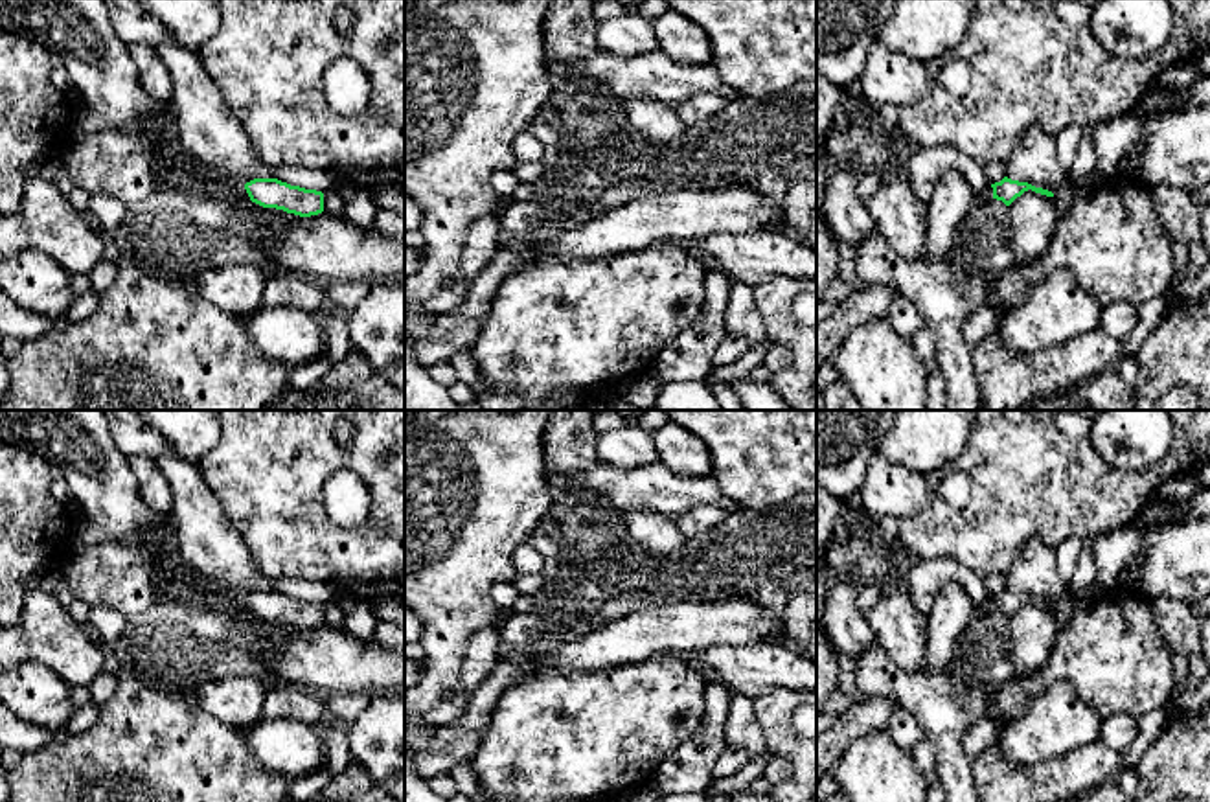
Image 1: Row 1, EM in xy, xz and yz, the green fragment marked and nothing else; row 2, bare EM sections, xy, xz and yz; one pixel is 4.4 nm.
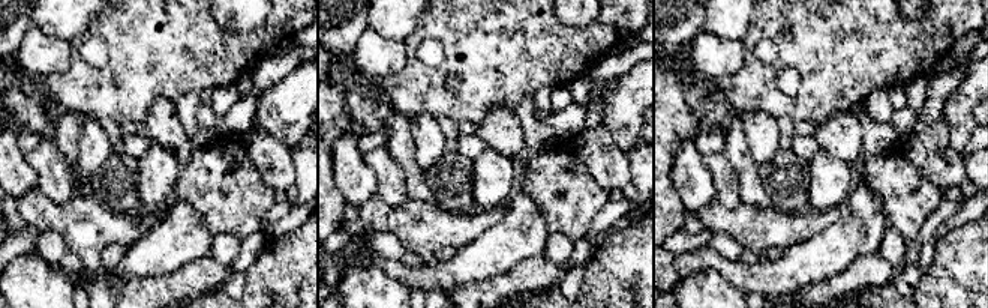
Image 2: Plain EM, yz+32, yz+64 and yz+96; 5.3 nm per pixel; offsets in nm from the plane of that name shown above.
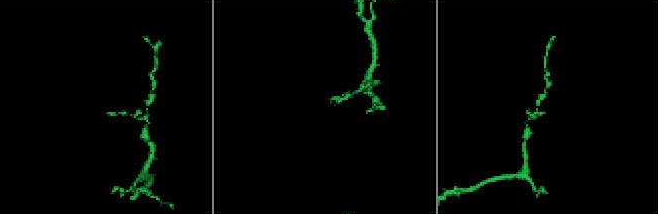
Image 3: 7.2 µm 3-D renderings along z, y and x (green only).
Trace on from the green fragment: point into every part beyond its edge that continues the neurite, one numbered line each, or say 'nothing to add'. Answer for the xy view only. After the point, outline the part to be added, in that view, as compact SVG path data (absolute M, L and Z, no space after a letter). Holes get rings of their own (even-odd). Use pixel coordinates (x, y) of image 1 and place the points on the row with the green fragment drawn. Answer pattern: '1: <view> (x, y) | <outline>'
nothing to add

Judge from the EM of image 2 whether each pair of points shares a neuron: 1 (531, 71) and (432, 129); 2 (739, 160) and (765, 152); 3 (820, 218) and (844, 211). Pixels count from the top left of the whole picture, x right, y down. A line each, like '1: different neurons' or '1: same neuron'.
1: different neurons
2: different neurons
3: same neuron

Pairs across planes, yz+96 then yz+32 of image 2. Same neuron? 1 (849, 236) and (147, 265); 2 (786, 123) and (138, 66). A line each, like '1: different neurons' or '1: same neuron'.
1: same neuron
2: different neurons

